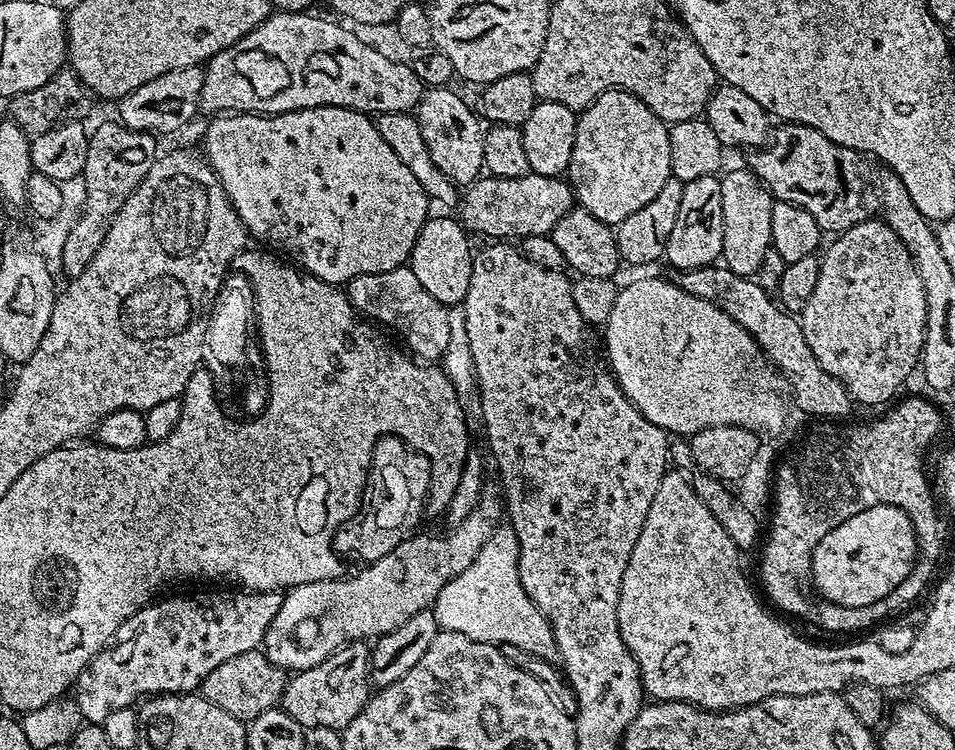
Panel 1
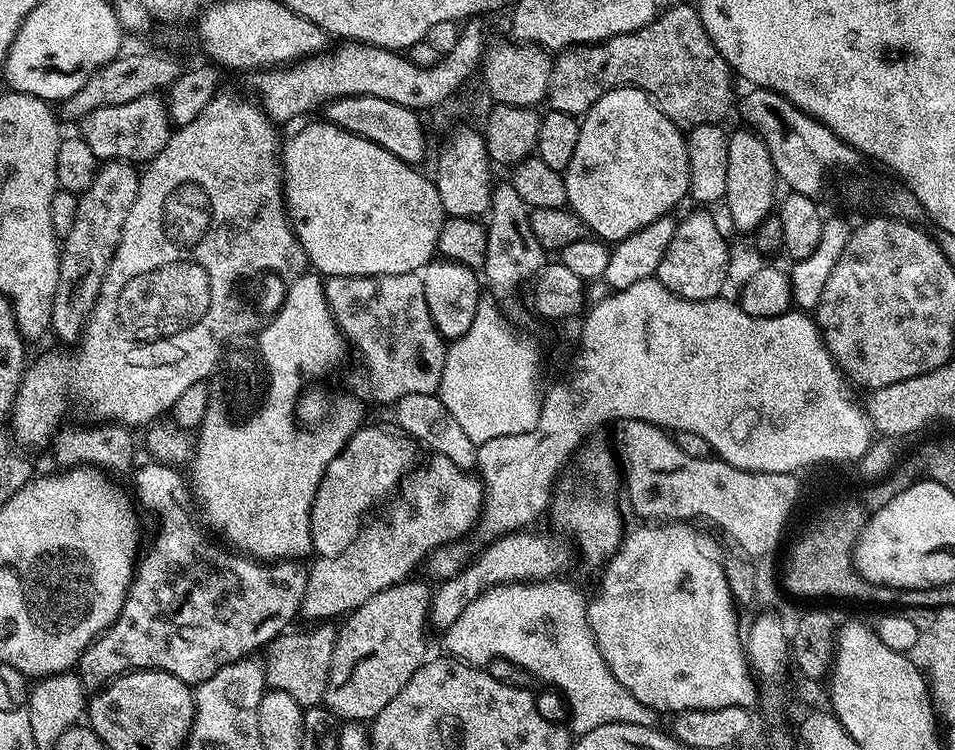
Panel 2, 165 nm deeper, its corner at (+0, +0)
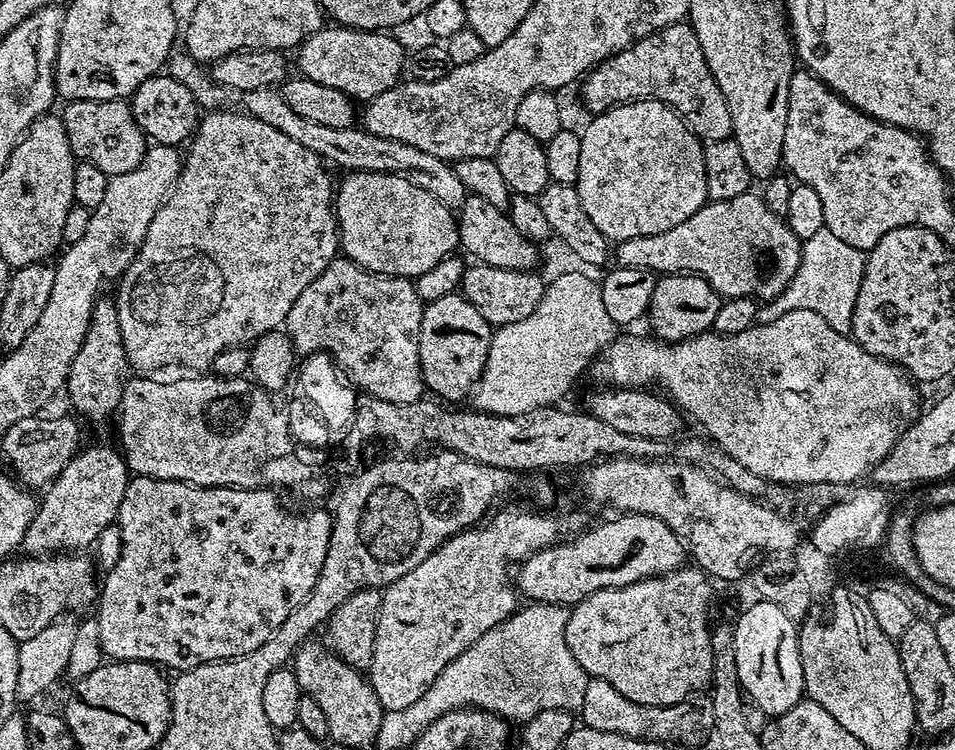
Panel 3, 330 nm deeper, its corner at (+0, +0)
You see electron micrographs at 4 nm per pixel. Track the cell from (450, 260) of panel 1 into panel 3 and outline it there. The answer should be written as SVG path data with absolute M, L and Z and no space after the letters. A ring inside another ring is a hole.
M451 292L446 294L446 298L427 301L418 334L418 354L425 389L444 402L460 400L463 396L465 399L480 381L493 331L493 325L488 324L462 294Z

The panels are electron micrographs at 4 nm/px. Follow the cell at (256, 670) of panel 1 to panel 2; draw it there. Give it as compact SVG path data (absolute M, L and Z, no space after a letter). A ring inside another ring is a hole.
M320 622L313 627L316 628L313 632L283 633L269 647L270 656L264 664L265 683L275 691L290 694L300 707L317 707L323 701L336 646L337 629L330 625L328 622Z

